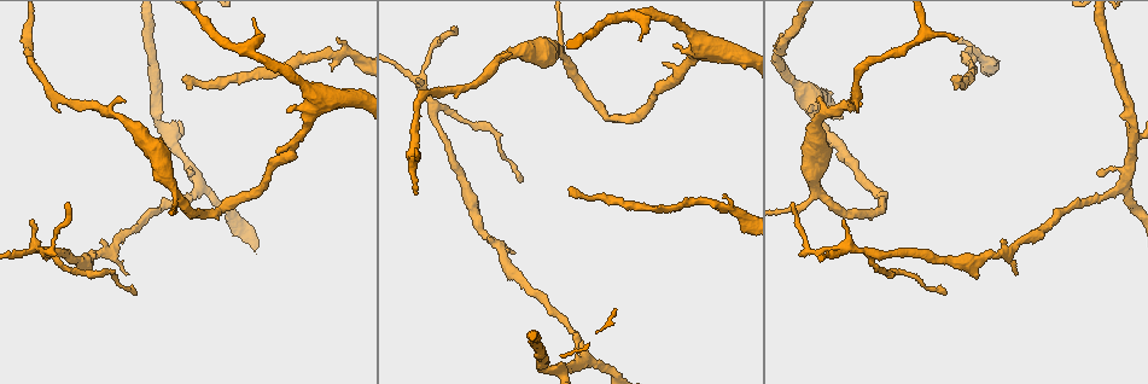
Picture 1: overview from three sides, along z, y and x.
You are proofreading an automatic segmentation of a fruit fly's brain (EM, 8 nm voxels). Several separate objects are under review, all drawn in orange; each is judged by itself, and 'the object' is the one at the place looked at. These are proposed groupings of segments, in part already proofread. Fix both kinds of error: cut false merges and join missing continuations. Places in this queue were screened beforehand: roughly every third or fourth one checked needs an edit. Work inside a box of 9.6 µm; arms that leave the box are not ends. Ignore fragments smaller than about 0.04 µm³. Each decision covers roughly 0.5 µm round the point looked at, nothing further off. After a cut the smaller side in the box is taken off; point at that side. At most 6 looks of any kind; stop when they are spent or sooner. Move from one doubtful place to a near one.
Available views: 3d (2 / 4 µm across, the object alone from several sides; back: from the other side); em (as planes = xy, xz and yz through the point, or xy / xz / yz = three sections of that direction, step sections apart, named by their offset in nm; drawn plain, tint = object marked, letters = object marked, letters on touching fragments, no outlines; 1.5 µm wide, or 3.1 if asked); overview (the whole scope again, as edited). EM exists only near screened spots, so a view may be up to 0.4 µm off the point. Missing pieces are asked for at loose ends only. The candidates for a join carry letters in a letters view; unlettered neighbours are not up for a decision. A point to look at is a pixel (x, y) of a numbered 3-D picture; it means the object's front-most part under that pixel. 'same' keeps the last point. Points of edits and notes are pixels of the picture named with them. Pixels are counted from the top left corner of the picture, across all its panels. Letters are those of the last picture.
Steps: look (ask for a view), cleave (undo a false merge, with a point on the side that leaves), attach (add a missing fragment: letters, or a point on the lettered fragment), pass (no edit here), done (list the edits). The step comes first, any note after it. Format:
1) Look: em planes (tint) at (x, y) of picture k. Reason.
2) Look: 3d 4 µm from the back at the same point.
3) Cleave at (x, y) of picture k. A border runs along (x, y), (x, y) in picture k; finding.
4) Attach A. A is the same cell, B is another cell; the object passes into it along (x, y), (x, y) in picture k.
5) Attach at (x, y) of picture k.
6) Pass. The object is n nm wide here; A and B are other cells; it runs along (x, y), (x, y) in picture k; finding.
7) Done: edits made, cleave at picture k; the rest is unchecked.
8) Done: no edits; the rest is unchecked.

Look: 3d 2 µm at (519, 181) of picture 1. An open end.

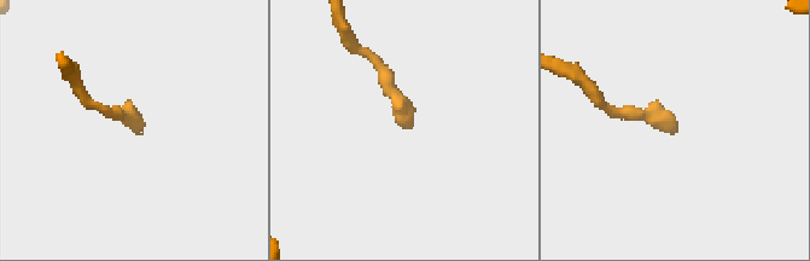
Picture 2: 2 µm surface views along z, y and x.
Look: em planes (letters) at (411, 128) of picture 2. Need the tissue.

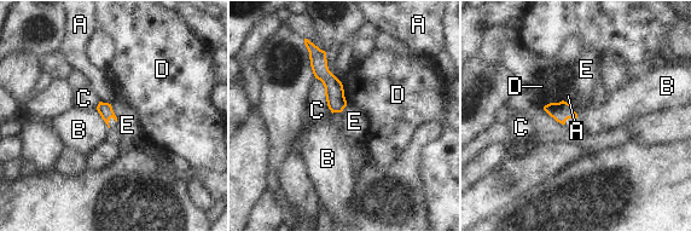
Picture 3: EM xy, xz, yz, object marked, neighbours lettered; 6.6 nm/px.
Pass. The longest contact is with C, 260 nm; A, B, C, D and E are other cells; no lettered fragment goes on from it.

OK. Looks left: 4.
Look: 3d 2 µm at (415, 80) of picture 1. Thin end.

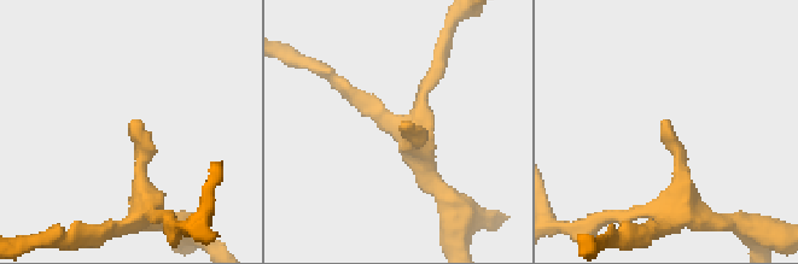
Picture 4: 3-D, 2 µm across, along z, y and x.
Look: em planes (letters) at (663, 123) of picture 4.

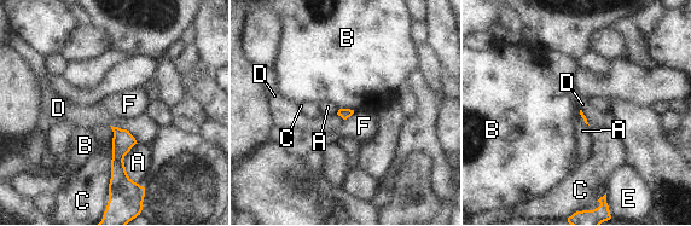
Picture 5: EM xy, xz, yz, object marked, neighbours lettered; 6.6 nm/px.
Pass. A, B, C, D, E and F are other cells; a border runs along (341, 108), (353, 110) in picture 5; no lettered fragment goes on from it.

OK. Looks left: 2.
Look: em planes (letters) at (573, 188) of picture 1. End of a long branch.

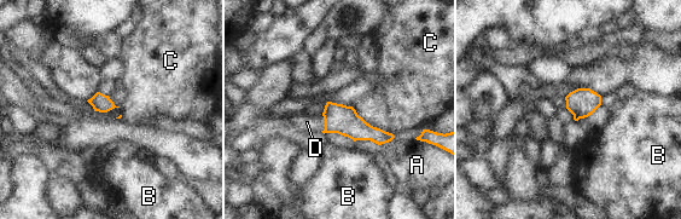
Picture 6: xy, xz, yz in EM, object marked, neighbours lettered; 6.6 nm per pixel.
Attach D. D is the same cell, A, B and C are other cells; the neuron continues.

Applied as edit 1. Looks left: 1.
Done: edits made, attach at picture 6; the rest is unchecked.

